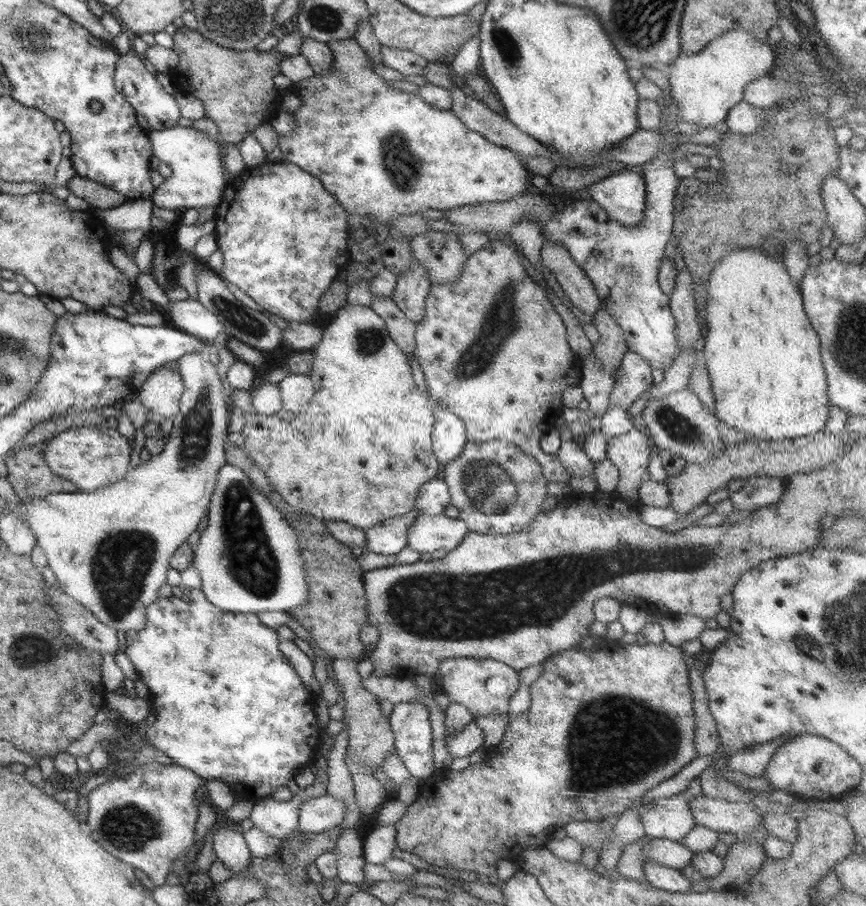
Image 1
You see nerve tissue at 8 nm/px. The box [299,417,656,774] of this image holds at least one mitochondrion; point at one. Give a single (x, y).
(491, 486)

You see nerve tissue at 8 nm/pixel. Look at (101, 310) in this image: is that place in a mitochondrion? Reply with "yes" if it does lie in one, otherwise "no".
no

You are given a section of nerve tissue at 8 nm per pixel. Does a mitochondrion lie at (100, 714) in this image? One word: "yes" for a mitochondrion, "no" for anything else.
no

